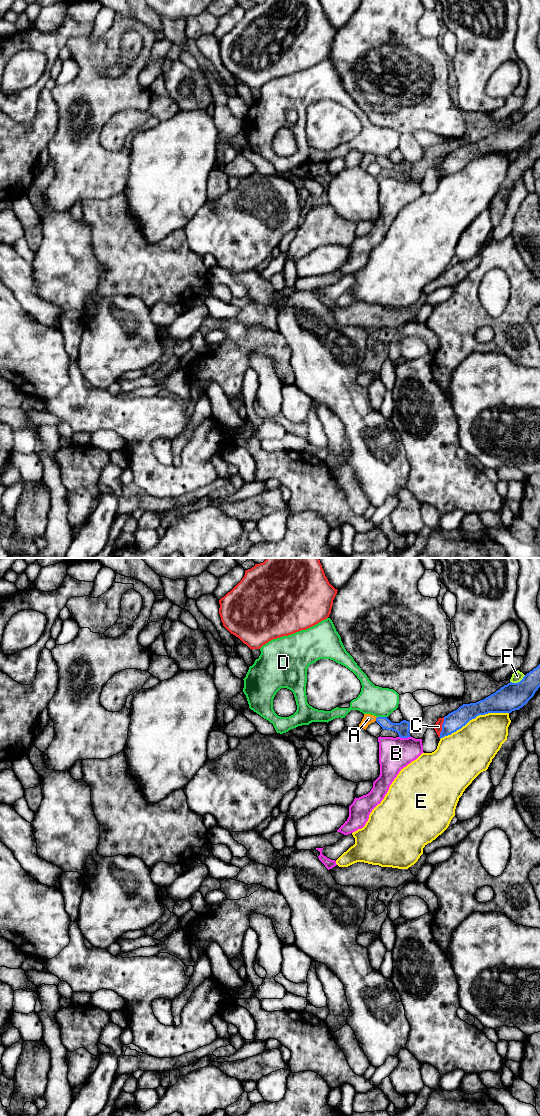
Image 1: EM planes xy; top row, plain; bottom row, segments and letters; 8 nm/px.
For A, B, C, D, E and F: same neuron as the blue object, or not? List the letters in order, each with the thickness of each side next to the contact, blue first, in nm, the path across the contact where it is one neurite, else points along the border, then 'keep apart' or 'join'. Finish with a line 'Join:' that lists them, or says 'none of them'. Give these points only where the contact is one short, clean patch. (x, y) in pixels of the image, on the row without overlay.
A: calibres 110 and 80 nm; way xy (402, 168), (390, 166), (376, 159), (368, 158); join
B: calibres 110 and 260 nm; keep apart
C: calibres 150 and 60 nm; keep apart
D: calibres 110 and 240 nm; keep apart
E: calibres 180 and 380 nm; keep apart
F: calibres 220 and 90 nm; keep apart
Join: A

